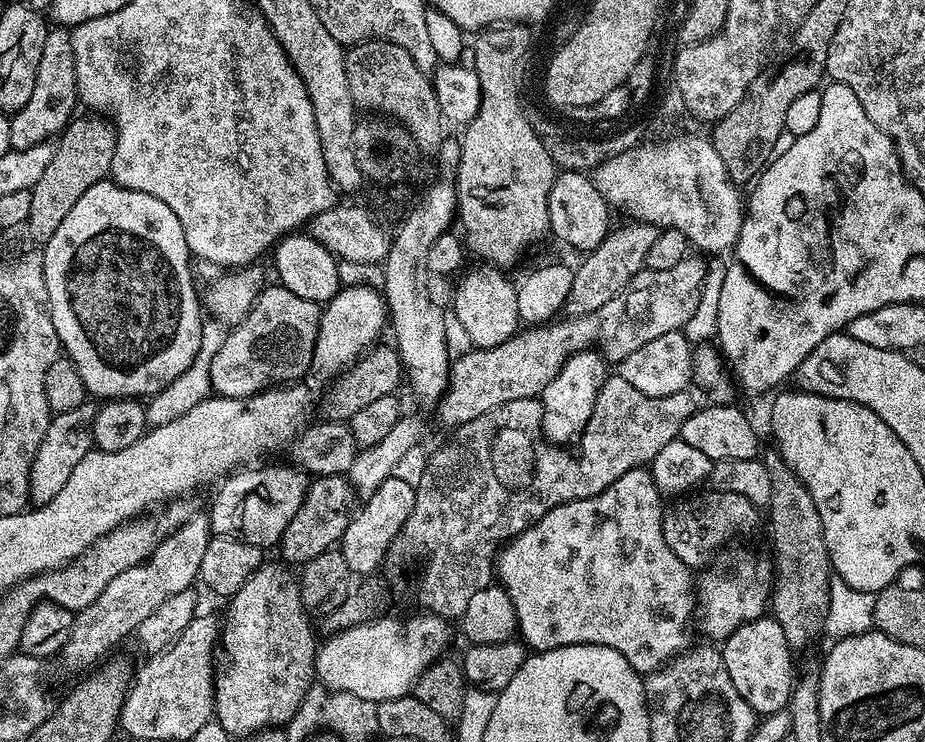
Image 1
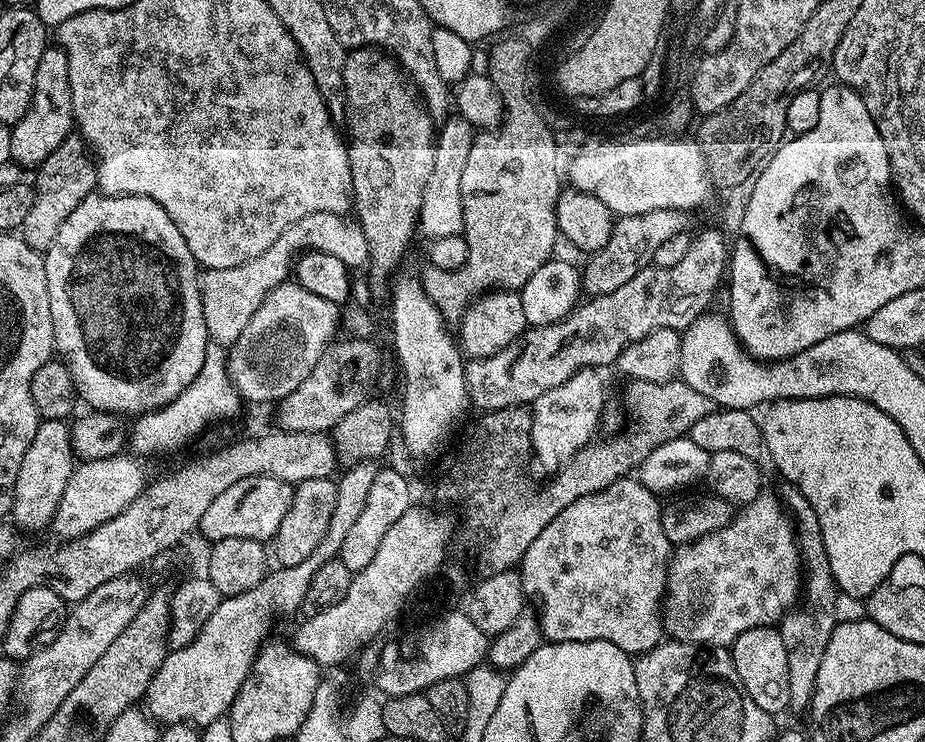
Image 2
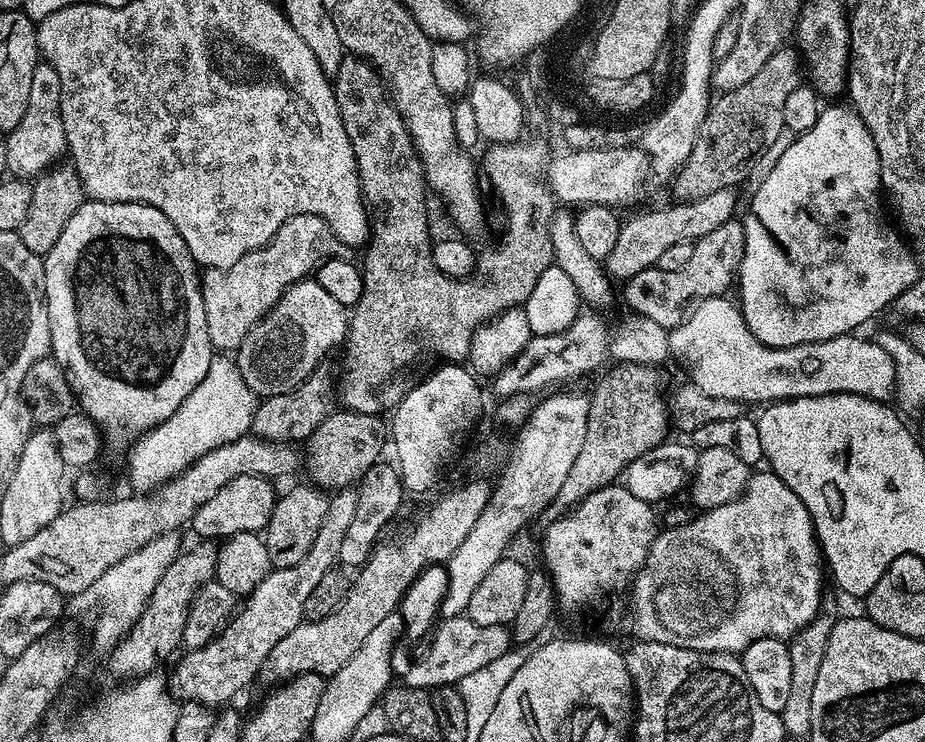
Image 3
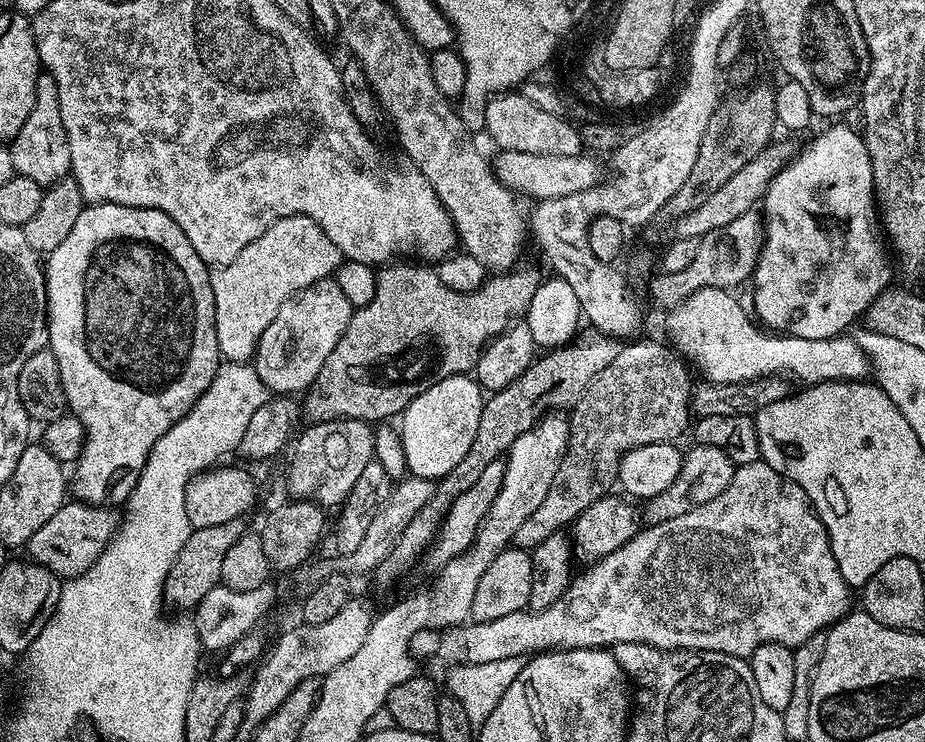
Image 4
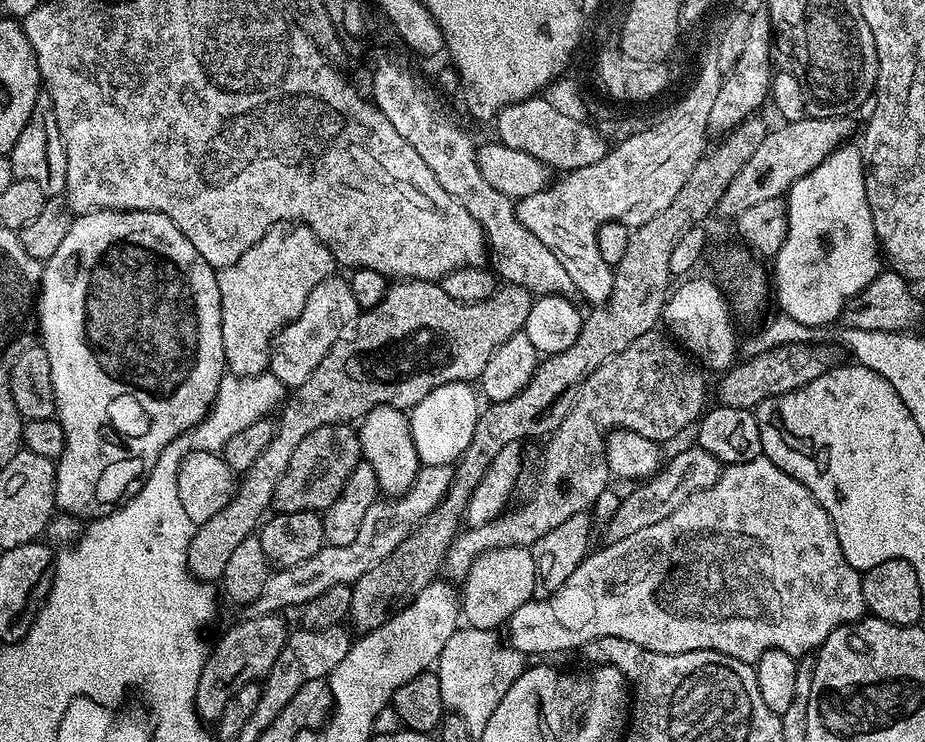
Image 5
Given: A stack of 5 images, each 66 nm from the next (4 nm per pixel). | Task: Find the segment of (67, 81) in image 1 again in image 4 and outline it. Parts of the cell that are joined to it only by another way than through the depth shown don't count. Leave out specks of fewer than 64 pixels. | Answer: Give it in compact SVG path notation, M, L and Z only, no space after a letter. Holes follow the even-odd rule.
M41 74L36 80L36 97L34 98L34 110L30 110L26 122L22 122L22 130L10 142L12 150L12 170L17 176L31 178L42 186L51 186L65 179L71 173L70 146L66 142L66 130L62 126L62 110L58 110L58 86L54 86L54 78L47 74Z

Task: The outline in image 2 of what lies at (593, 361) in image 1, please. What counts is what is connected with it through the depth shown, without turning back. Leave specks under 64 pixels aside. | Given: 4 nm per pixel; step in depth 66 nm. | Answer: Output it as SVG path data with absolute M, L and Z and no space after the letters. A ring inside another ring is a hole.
M584 368L574 373L562 386L546 390L530 406L532 413L532 455L535 463L540 463L548 471L555 473L578 450L593 443L597 435L596 427L600 424L600 415L604 412L604 380L595 368Z

